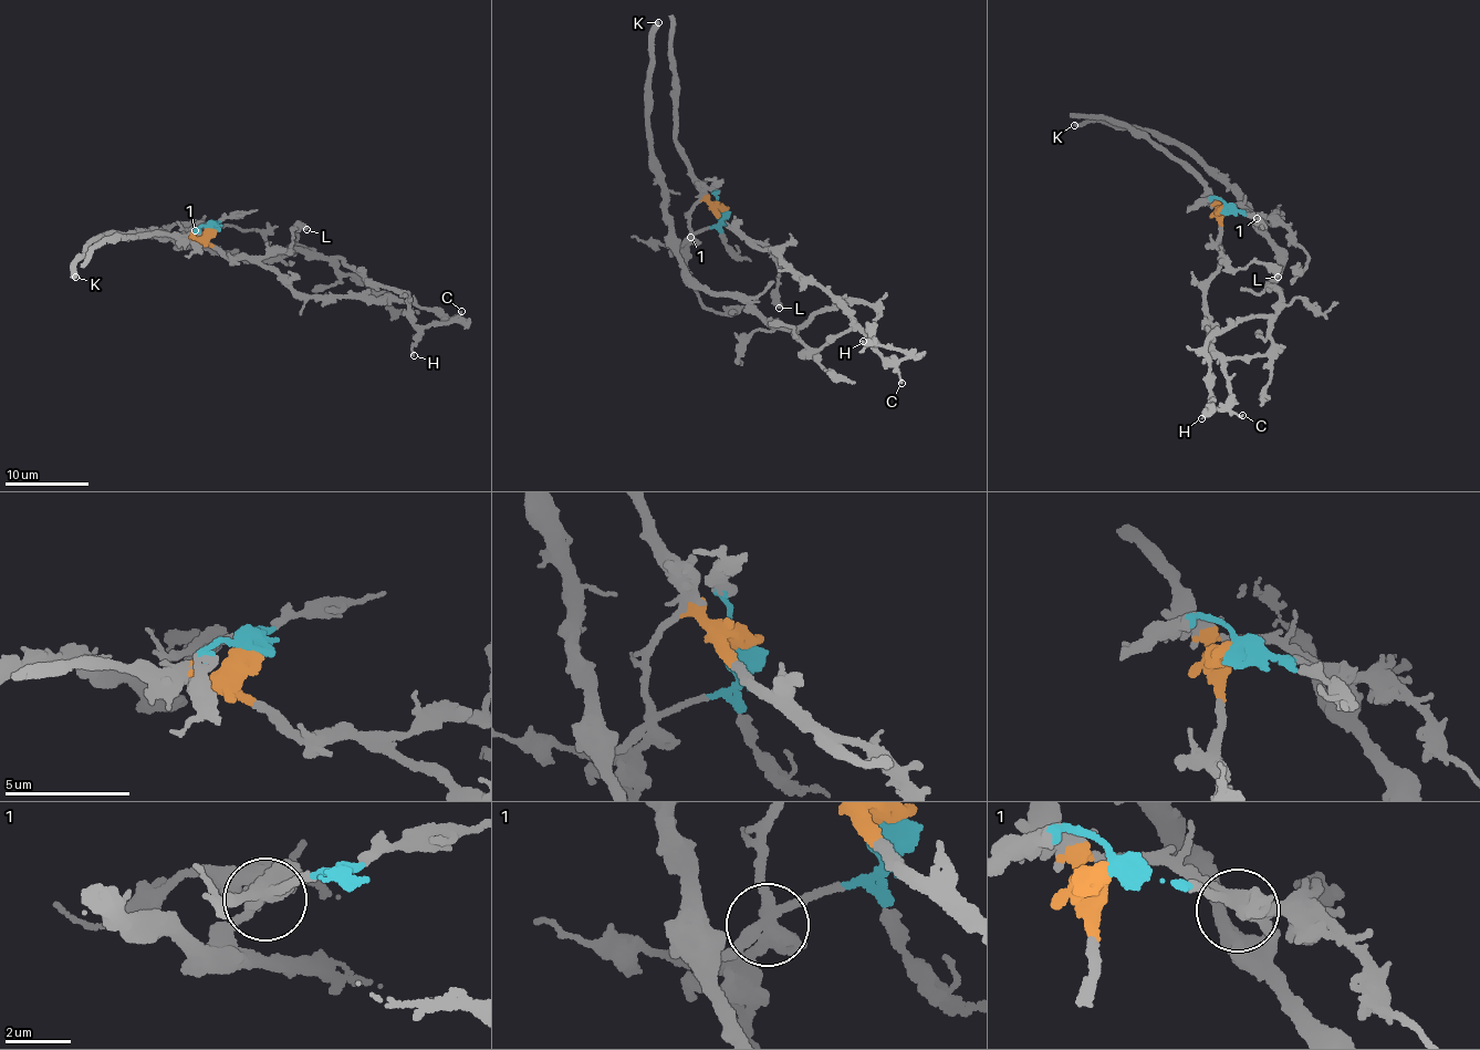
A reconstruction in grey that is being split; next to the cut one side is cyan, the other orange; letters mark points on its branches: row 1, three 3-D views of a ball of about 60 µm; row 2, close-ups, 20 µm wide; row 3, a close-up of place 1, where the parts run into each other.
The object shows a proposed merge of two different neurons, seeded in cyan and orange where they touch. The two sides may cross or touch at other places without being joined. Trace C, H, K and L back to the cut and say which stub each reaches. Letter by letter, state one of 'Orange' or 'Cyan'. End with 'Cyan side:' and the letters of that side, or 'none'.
C: Orange
H: Cyan
K: Cyan
L: Orange
Cyan side: H, K

